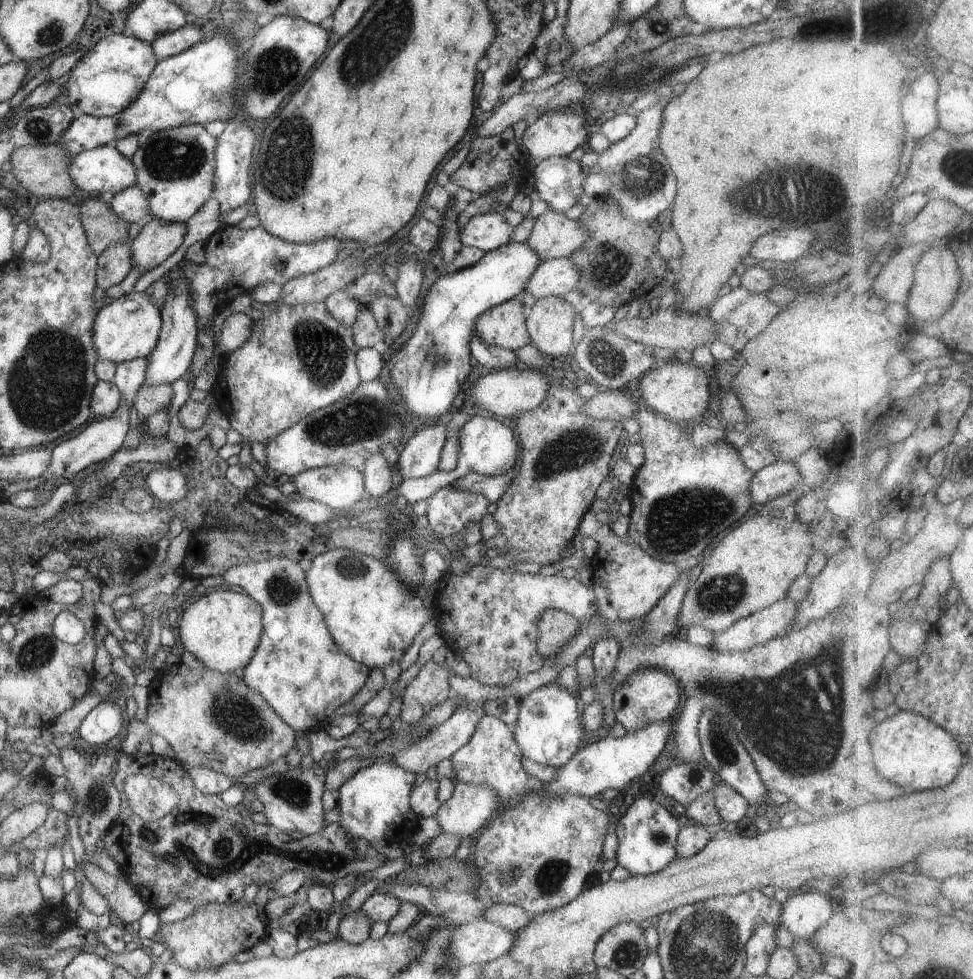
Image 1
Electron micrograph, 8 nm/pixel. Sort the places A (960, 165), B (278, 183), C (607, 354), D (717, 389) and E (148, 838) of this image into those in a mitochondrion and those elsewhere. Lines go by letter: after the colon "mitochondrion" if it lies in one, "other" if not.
A: mitochondrion
B: mitochondrion
C: mitochondrion
D: other
E: mitochondrion

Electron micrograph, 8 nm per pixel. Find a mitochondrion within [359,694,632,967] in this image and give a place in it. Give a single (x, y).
(551, 875)

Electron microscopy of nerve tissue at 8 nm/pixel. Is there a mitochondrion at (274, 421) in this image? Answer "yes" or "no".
no

